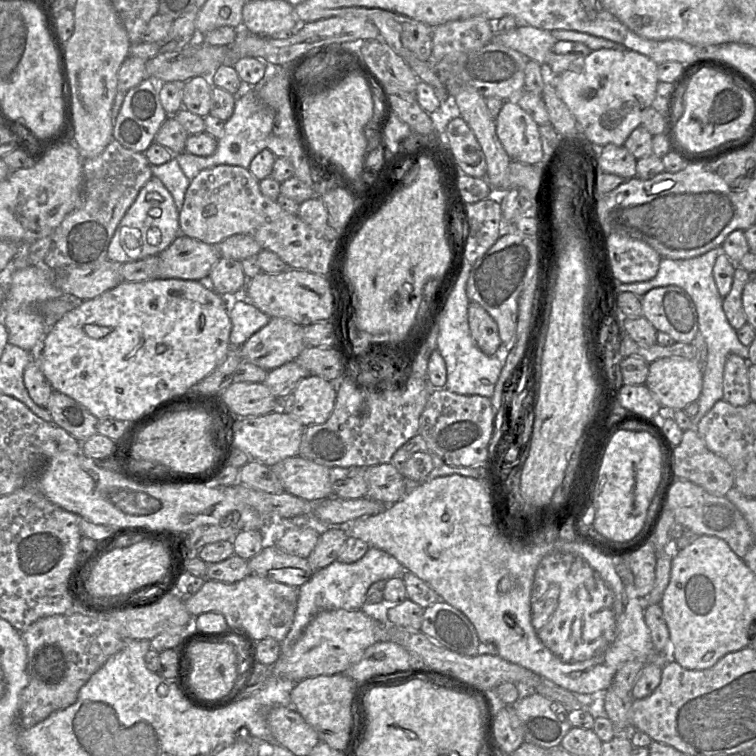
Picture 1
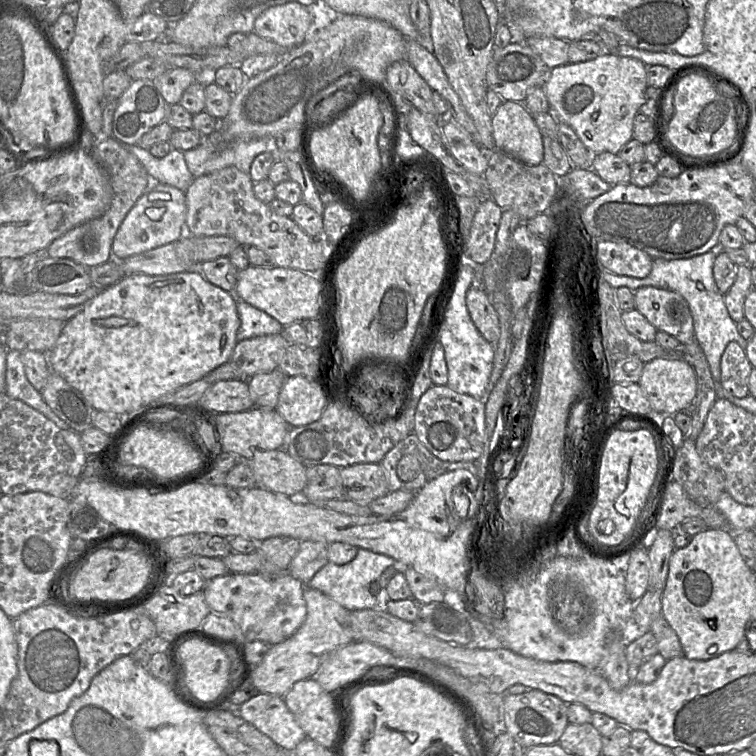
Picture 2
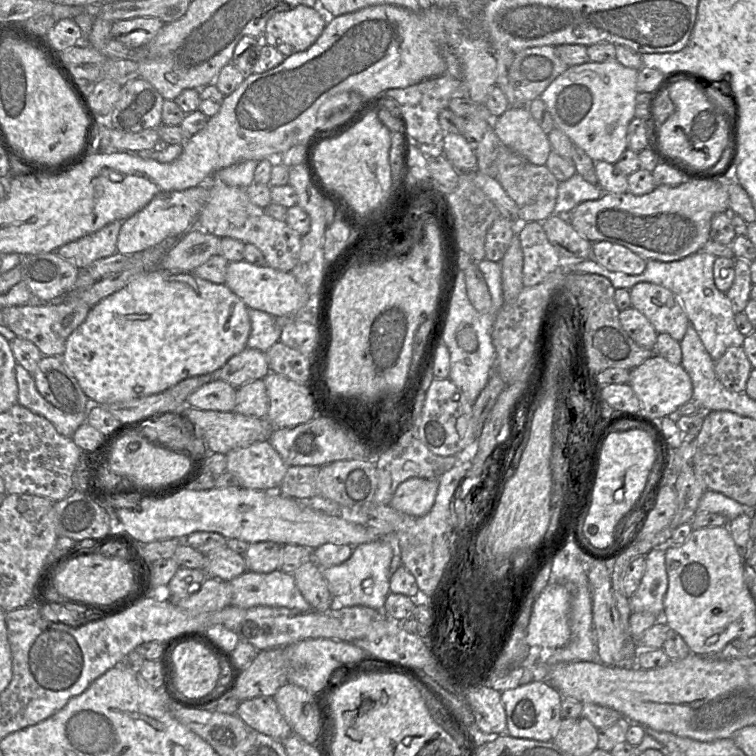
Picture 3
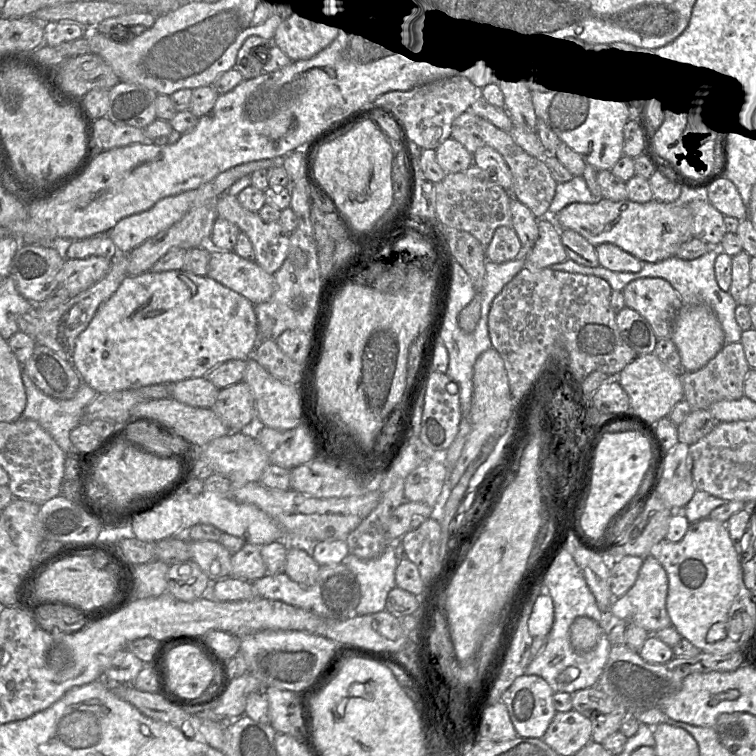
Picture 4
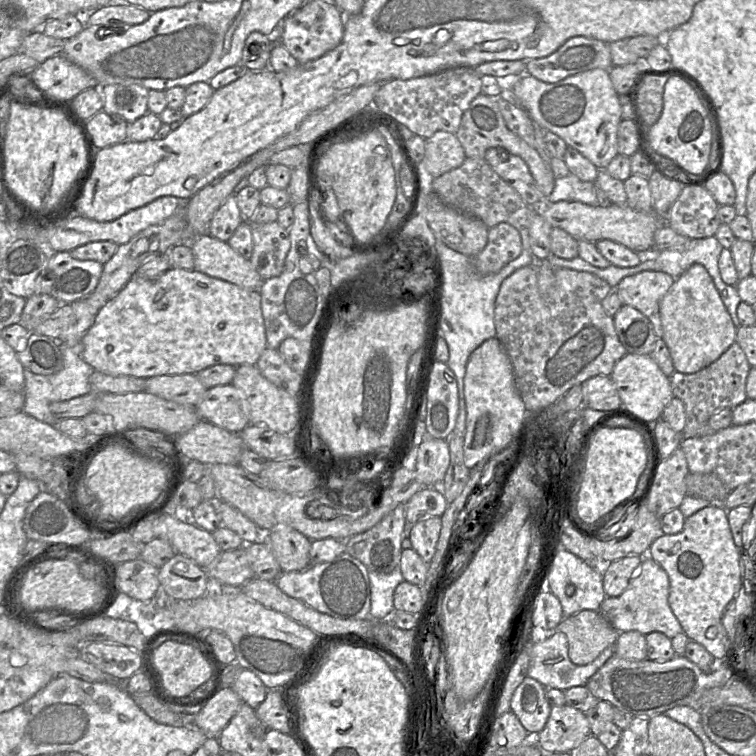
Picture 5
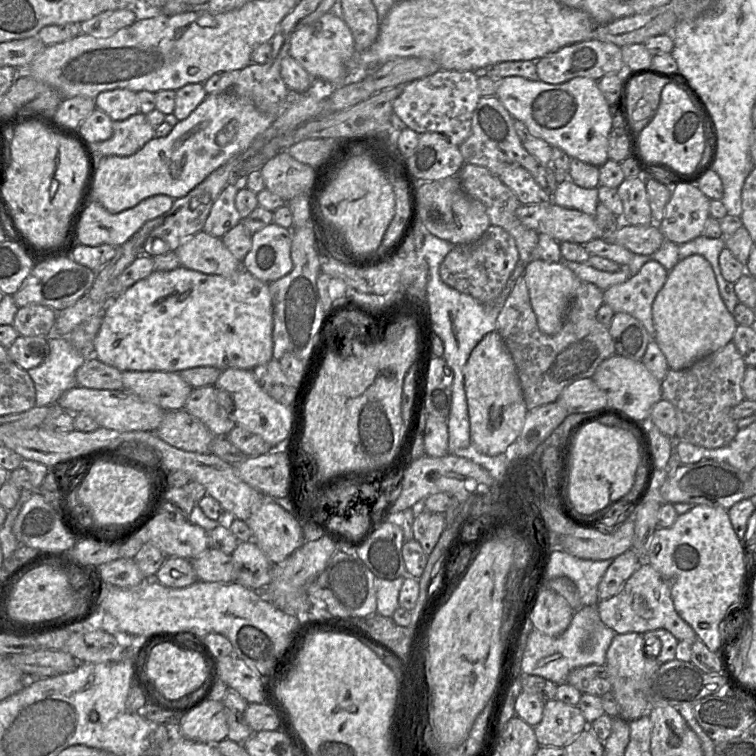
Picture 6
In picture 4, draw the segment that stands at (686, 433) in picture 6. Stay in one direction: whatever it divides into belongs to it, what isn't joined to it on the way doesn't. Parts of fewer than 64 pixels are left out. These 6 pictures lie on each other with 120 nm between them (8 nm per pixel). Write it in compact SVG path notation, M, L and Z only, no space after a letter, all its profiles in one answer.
M740 342L725 344L723 348L702 368L680 375L684 399L693 409L709 410L710 406L721 400L735 400L744 395L744 381L750 371Z

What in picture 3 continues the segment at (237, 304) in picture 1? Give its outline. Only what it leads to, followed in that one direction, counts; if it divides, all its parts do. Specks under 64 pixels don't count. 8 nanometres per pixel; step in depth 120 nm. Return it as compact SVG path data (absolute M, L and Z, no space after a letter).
M248 308L251 331L247 347L265 353L280 339L280 327L272 315L253 308Z

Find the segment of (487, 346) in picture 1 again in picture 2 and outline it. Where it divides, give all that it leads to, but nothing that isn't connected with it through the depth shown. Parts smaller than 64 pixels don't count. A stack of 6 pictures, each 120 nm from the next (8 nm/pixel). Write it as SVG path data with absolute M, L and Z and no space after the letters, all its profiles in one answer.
M471 285L466 293L470 317L480 334L492 345L500 337L498 315L482 286Z

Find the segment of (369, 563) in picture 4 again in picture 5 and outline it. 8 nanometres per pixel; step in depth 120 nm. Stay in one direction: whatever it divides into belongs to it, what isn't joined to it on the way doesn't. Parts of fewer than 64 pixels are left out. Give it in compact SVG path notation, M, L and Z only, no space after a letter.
M400 567L390 573L368 570L370 585L370 617L374 620L389 620L395 610L393 597L399 583L404 581Z

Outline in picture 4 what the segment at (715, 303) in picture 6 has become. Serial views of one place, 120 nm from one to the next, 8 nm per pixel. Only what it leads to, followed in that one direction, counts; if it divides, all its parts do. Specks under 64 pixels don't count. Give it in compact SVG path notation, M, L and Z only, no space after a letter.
M684 304L673 325L674 342L684 371L692 372L705 366L726 344L724 332L714 311L704 304Z

